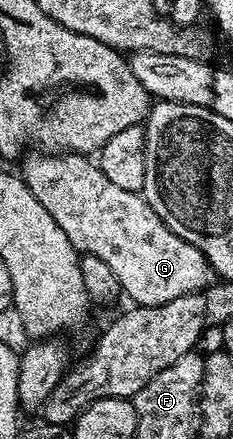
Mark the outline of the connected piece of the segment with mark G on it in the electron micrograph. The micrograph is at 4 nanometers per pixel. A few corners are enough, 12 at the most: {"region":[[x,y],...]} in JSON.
{"region":[[87,155],[23,157],[30,194],[133,305],[213,283],[210,262]]}

